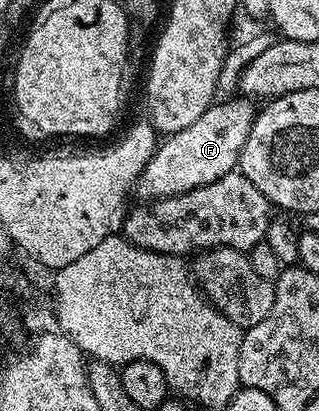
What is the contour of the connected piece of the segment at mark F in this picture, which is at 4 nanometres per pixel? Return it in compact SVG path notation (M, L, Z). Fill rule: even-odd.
M244 96L236 97L226 102L214 101L195 124L183 128L183 132L168 135L157 146L135 185L136 193L141 193L142 199L156 200L191 192L238 169L243 144L247 144L247 136L253 127L255 106Z

